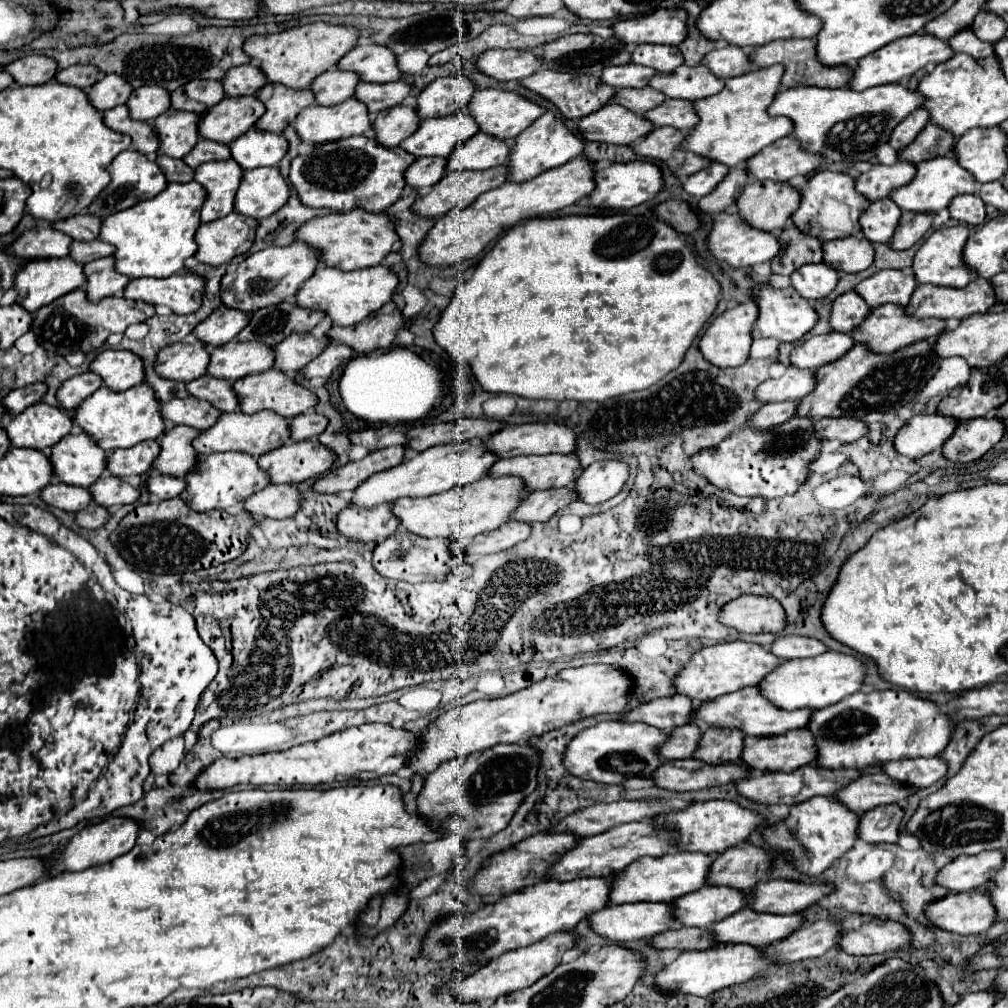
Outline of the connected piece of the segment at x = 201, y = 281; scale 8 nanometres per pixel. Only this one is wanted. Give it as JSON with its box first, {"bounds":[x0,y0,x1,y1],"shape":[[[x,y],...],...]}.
{"bounds":[124,271,206,315],"shape":[[[184,271],[180,275],[172,275],[166,279],[142,277],[138,281],[130,281],[124,289],[124,295],[132,295],[128,299],[140,299],[150,305],[166,305],[178,315],[190,315],[196,309],[200,309],[204,289],[206,279],[202,275]]]}

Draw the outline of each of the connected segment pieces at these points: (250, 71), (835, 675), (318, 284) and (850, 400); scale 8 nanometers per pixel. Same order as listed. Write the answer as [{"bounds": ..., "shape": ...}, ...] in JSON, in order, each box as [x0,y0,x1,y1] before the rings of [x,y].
[{"bounds":[222,65,268,97],"shape":[[[240,65],[226,73],[222,85],[228,97],[242,97],[242,95],[256,95],[268,79],[258,65]]]},{"bounds":[758,651,864,711],"shape":[[[826,651],[818,657],[788,659],[780,663],[774,671],[770,671],[758,683],[758,689],[762,689],[762,695],[778,709],[784,709],[784,711],[812,709],[814,711],[814,709],[824,709],[828,705],[834,705],[840,699],[860,691],[862,679],[864,679],[864,667],[856,657]]]},{"bounds":[296,265,398,325],"shape":[[[318,265],[314,277],[310,277],[296,293],[296,301],[306,309],[322,309],[332,319],[334,325],[356,325],[358,321],[374,313],[374,309],[380,309],[386,301],[392,301],[396,287],[398,287],[398,275],[384,265],[356,269],[350,273]]]},{"bounds":[800,341,940,417],"shape":[[[916,341],[896,353],[884,355],[866,349],[866,345],[856,343],[844,357],[824,365],[816,371],[816,387],[810,395],[800,401],[800,417],[864,417],[870,411],[894,411],[906,403],[910,397],[918,395],[928,379],[938,371],[940,357],[934,357],[934,341]]]}]

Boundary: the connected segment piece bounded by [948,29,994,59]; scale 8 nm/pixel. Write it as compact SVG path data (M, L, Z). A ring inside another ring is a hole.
M964 29L962 33L954 35L950 41L950 47L956 51L956 53L968 53L976 59L980 57L990 57L994 55L994 43L988 43L988 41L980 41L972 29Z

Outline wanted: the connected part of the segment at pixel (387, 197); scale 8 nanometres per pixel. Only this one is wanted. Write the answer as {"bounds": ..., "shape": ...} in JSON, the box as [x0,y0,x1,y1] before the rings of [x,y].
{"bounds":[290,137,416,213],"shape":[[[348,137],[318,145],[312,155],[298,155],[290,165],[290,181],[308,207],[324,207],[346,213],[354,207],[386,211],[402,197],[404,171],[416,161],[402,147],[384,147],[374,137]]]}

